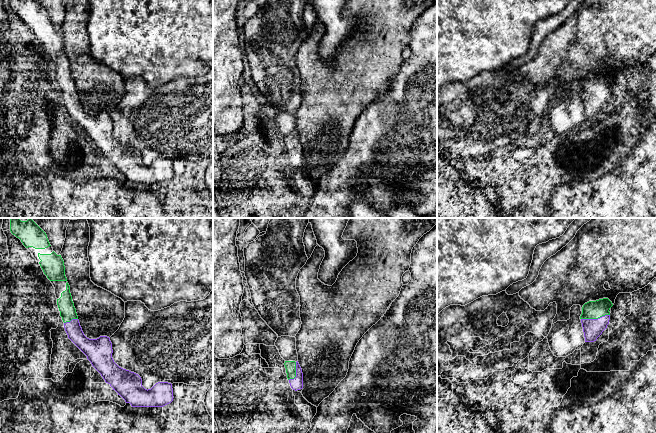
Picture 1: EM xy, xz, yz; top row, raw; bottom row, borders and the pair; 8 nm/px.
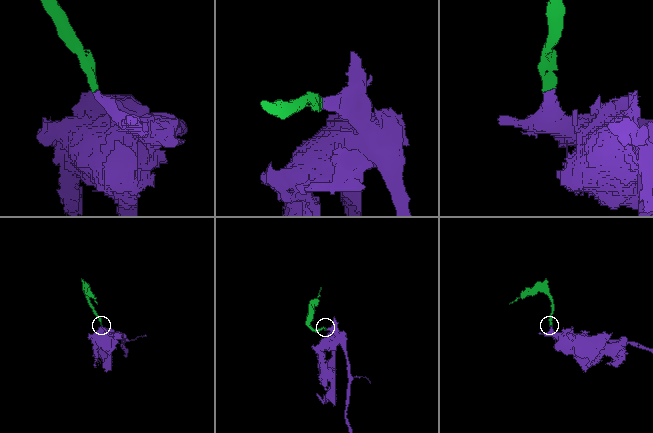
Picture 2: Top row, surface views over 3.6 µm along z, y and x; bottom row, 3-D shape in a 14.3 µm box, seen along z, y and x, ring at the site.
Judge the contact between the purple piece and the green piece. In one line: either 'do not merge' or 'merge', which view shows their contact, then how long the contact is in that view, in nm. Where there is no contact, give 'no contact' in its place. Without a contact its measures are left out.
merge | yz | 240 nm

